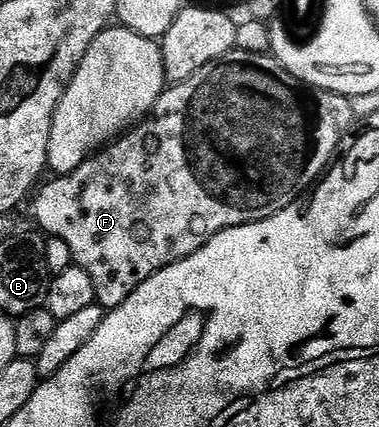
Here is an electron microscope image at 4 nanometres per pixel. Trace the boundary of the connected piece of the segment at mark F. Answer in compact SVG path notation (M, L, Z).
M236 50L225 59L218 59L197 69L193 77L180 83L170 84L142 123L135 124L130 131L120 135L110 145L96 151L90 159L86 159L77 169L73 169L73 173L52 178L52 183L44 182L34 192L35 219L40 227L38 230L44 236L60 239L65 241L65 245L69 245L74 266L89 273L93 281L95 302L100 307L104 309L119 307L127 300L129 293L133 293L133 289L137 289L149 277L156 275L161 268L197 253L217 233L241 225L260 223L262 219L273 217L290 203L296 202L302 196L299 194L303 190L306 192L328 170L329 164L340 150L339 142L342 141L343 134L356 122L351 99L346 95L338 95L320 87L313 87L309 83L302 83L300 79L286 71L282 62L276 56L274 59L273 56L274 54L271 53L258 55Z

